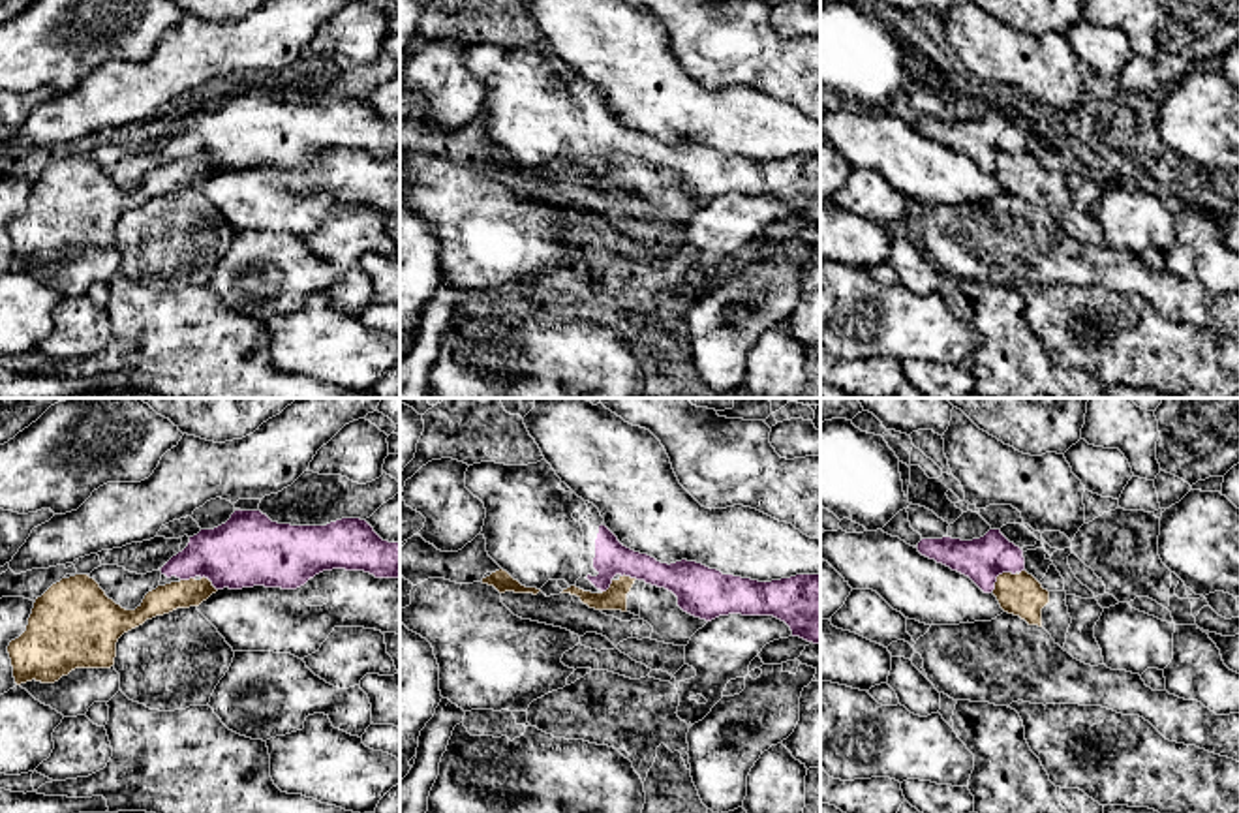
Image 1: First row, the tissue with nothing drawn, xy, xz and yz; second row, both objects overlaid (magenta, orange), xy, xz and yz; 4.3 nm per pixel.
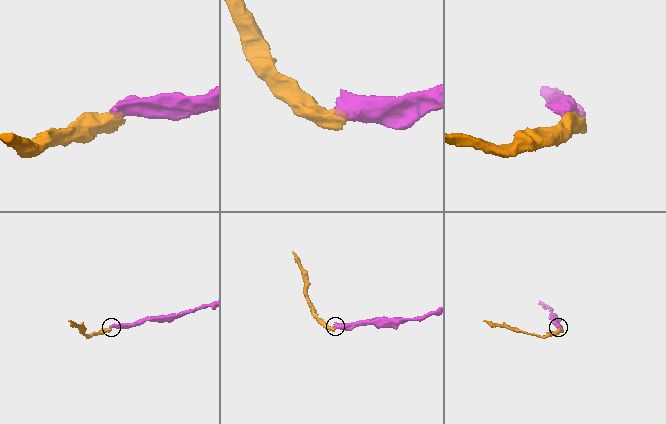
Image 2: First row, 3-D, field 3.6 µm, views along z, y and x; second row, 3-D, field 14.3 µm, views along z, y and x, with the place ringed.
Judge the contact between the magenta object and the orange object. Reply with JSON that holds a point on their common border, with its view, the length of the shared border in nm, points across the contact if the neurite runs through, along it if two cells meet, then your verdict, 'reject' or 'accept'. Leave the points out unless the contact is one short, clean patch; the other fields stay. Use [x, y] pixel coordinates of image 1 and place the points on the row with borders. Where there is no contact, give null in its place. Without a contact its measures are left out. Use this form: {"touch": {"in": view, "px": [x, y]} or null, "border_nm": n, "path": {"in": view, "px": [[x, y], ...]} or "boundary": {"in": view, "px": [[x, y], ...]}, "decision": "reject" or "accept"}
{"touch": {"in": "yz", "px": [999, 573]}, "border_nm": 140, "boundary": {"in": "yz", "px": [[1016, 571], [999, 575], [992, 590]]}, "decision": "reject"}

